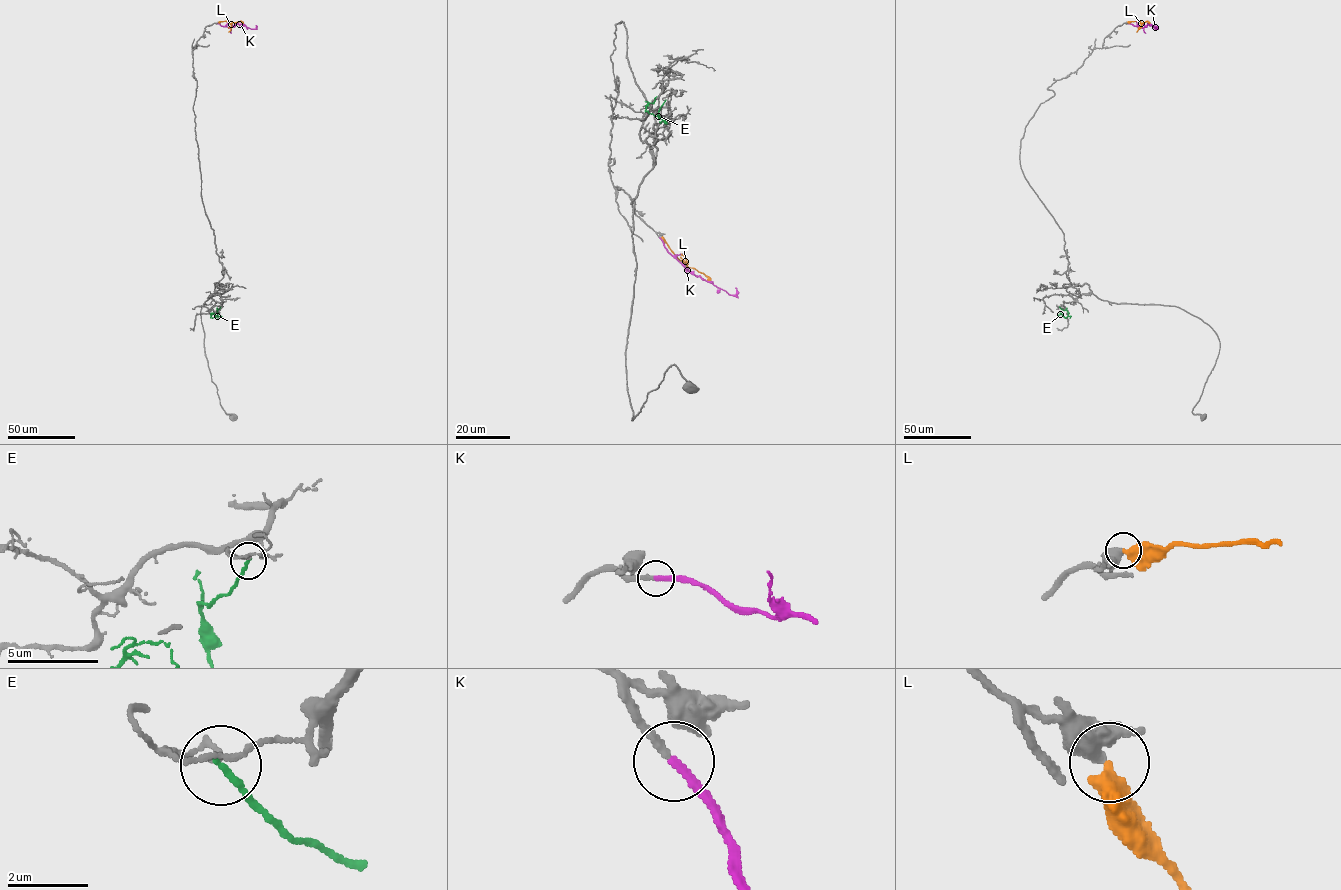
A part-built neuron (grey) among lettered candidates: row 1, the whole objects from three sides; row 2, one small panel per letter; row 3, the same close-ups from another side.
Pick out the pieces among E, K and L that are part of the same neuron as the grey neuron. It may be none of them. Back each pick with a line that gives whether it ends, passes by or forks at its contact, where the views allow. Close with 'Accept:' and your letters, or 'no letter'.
K: It ends there
Accept: K

